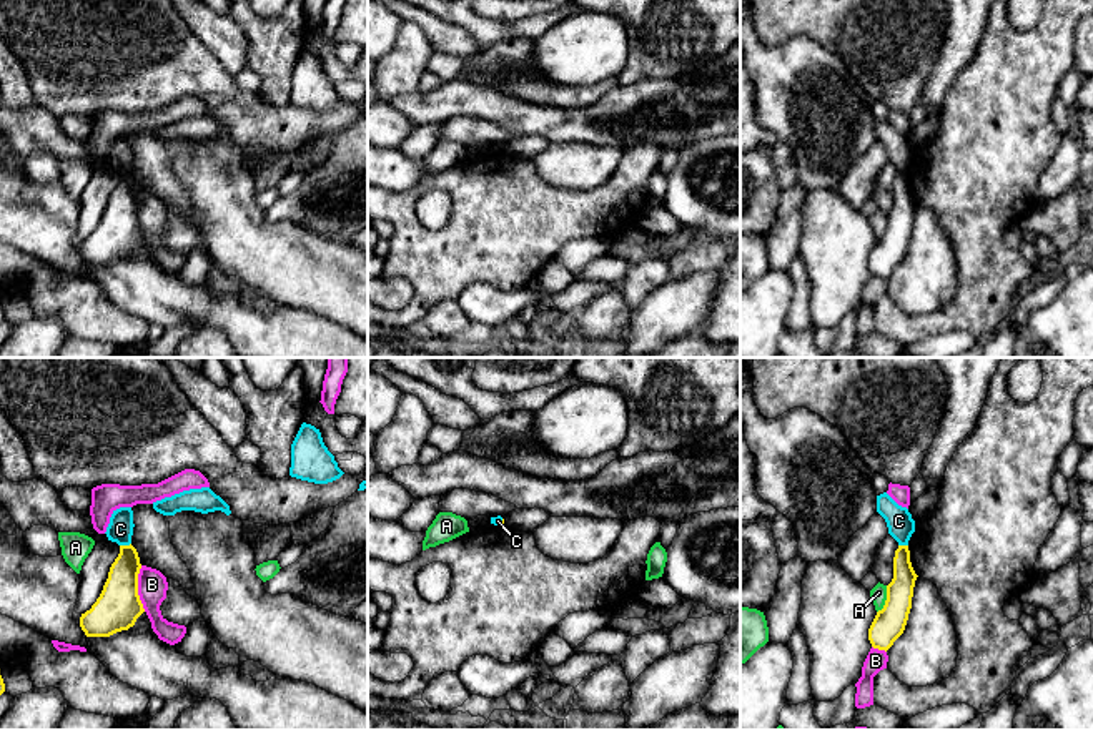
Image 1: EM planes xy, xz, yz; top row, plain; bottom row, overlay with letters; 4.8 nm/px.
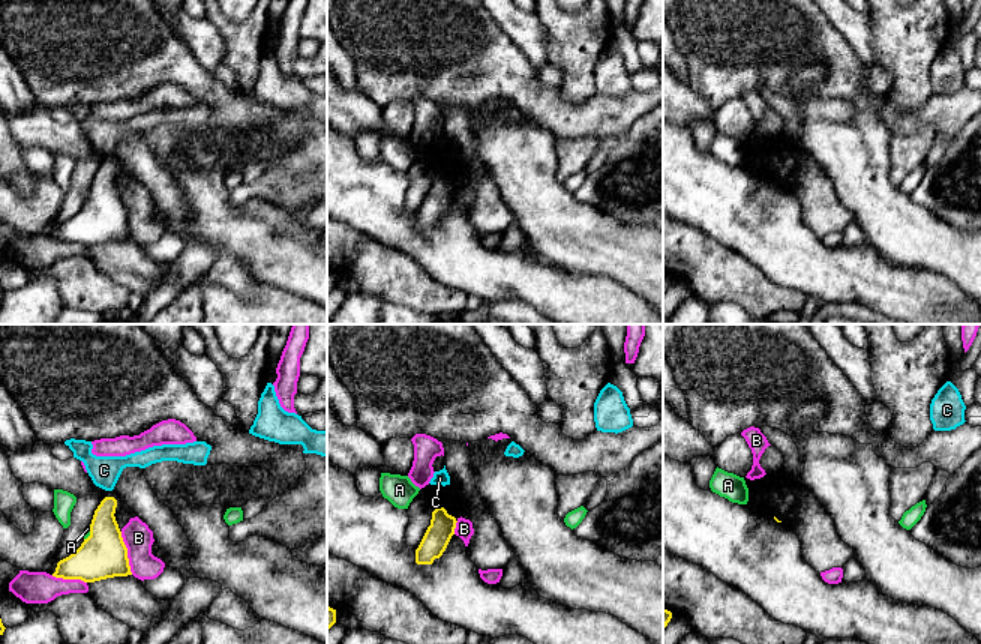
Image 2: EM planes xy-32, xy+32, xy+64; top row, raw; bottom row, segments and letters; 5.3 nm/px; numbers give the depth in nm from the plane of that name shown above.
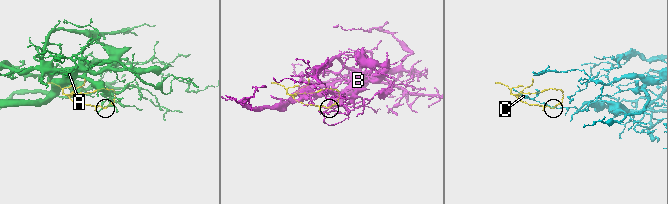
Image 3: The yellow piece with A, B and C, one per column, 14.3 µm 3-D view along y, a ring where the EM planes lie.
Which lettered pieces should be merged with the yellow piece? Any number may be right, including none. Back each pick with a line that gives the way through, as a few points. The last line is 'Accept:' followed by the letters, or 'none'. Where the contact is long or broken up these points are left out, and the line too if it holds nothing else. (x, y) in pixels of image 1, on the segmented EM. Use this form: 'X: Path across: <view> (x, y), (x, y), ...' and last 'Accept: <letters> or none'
Accept: none

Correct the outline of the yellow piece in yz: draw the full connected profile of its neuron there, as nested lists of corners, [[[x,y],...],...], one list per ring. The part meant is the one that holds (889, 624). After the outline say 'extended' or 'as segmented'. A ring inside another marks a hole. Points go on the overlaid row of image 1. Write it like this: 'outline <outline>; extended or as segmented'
outline [[[898,545],[893,557],[893,579],[887,585],[885,605],[877,612],[868,629],[868,640],[873,649],[887,652],[903,634],[917,577],[908,545]]]; as segmented

